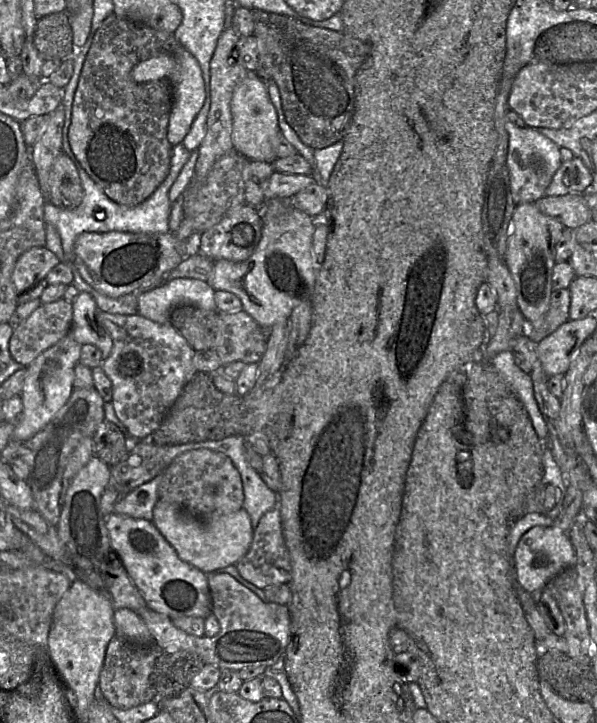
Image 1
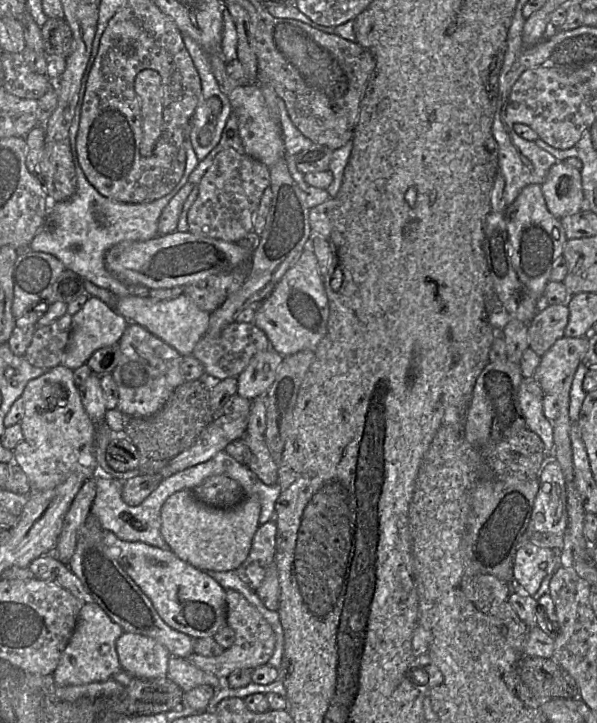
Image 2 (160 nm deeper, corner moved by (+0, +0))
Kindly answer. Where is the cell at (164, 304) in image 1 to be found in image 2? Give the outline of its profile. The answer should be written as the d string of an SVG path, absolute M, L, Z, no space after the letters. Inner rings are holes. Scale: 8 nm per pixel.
M180 294L169 300L146 297L118 297L115 311L128 323L136 323L174 348L183 357L191 355L198 341L204 336L210 321L210 313L201 310L188 296Z

